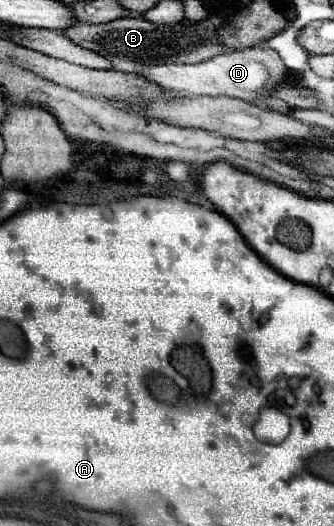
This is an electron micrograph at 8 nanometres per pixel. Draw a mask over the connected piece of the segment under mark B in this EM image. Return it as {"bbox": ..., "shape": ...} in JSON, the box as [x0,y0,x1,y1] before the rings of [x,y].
{"bbox":[65,16,227,66],"shape":[[[129,16],[121,18],[109,24],[73,24],[65,36],[69,36],[75,44],[93,50],[105,58],[117,58],[117,60],[131,60],[141,62],[147,66],[157,64],[199,64],[205,60],[211,60],[213,56],[225,52],[227,48],[219,40],[219,26],[215,26],[211,20],[191,22],[181,20],[179,24],[153,24],[145,20],[143,16]]]}

